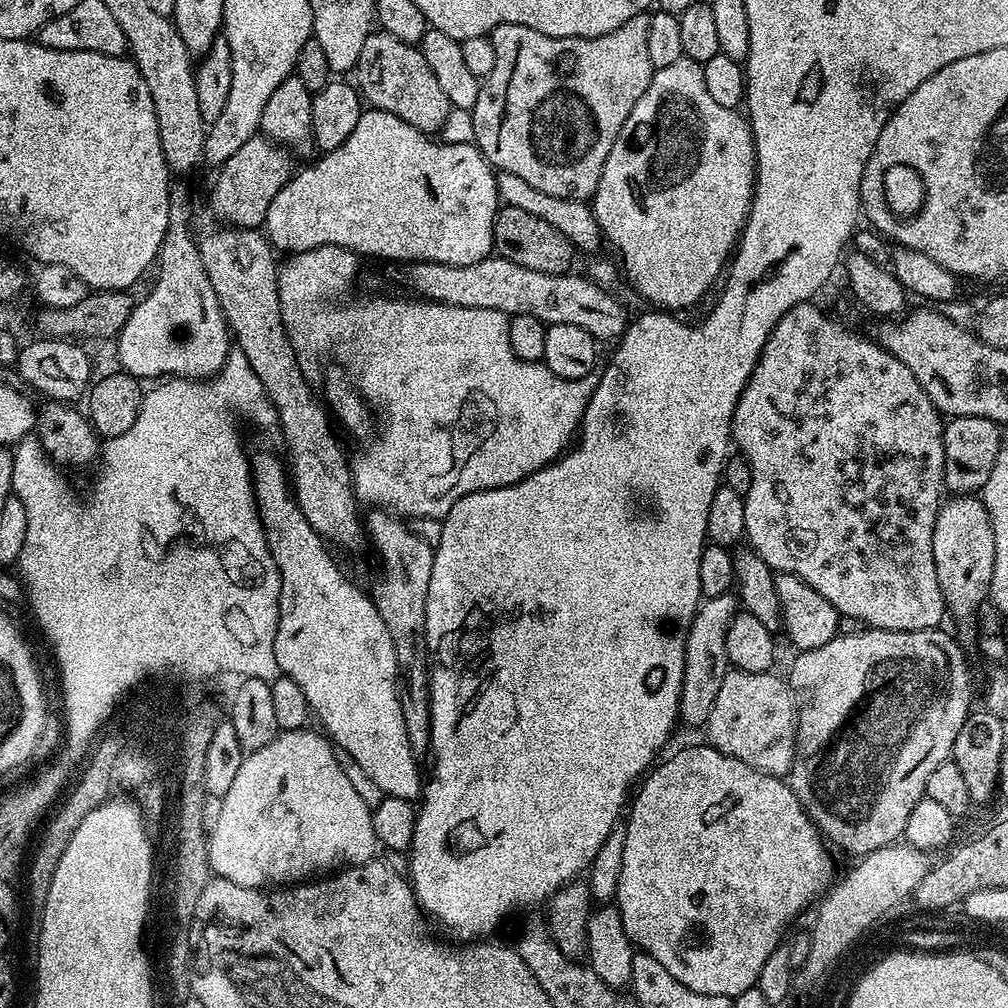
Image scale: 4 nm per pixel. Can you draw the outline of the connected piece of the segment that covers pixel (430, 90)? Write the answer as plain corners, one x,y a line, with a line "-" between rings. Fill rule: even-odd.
383,30
373,31
366,38
366,46
362,46
362,58
356,63
355,76
361,97
367,103
369,100
373,109
394,114
425,134
441,131
450,105
417,45
402,42

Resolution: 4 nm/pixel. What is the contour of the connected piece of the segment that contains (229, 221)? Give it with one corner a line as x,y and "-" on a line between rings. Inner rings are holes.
257,134
245,142
219,169
212,188
212,212
217,221
237,228
259,229
267,221
274,194
294,175
292,156
287,147
273,144
267,136

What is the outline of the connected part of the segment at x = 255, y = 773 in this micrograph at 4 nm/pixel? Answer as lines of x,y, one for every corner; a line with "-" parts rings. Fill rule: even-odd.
305,726
281,731
266,746
253,748
243,757
238,774
235,775
234,782
230,785
230,790
223,796
218,824
214,826
208,837
208,867
219,879
229,880
238,886
261,890
268,890
273,886
295,886
309,878
319,877
321,874
335,873
341,865
367,864
377,855
378,845
374,834
372,809
366,806
366,802
362,802
358,790
354,790
354,786
350,786
350,778
346,778
344,764
331,739
319,731
311,732
310,729
311,727

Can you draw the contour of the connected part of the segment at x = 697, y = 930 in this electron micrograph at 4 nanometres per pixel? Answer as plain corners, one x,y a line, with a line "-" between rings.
711,746
705,748
684,748
673,754
669,760
661,759
643,777
638,791
630,804
626,816
626,846
622,850
622,874
618,882
615,905
622,914
622,926
628,939
641,952
649,952
682,986
694,990
698,994
714,994
715,996
731,996
735,998
742,990
756,987
756,979
773,949
781,945
780,935
789,931
788,923
811,902
824,896
833,883
832,856
829,845
816,830
808,813
804,811
791,783
781,777
771,776
765,772
751,768
733,756
727,756

